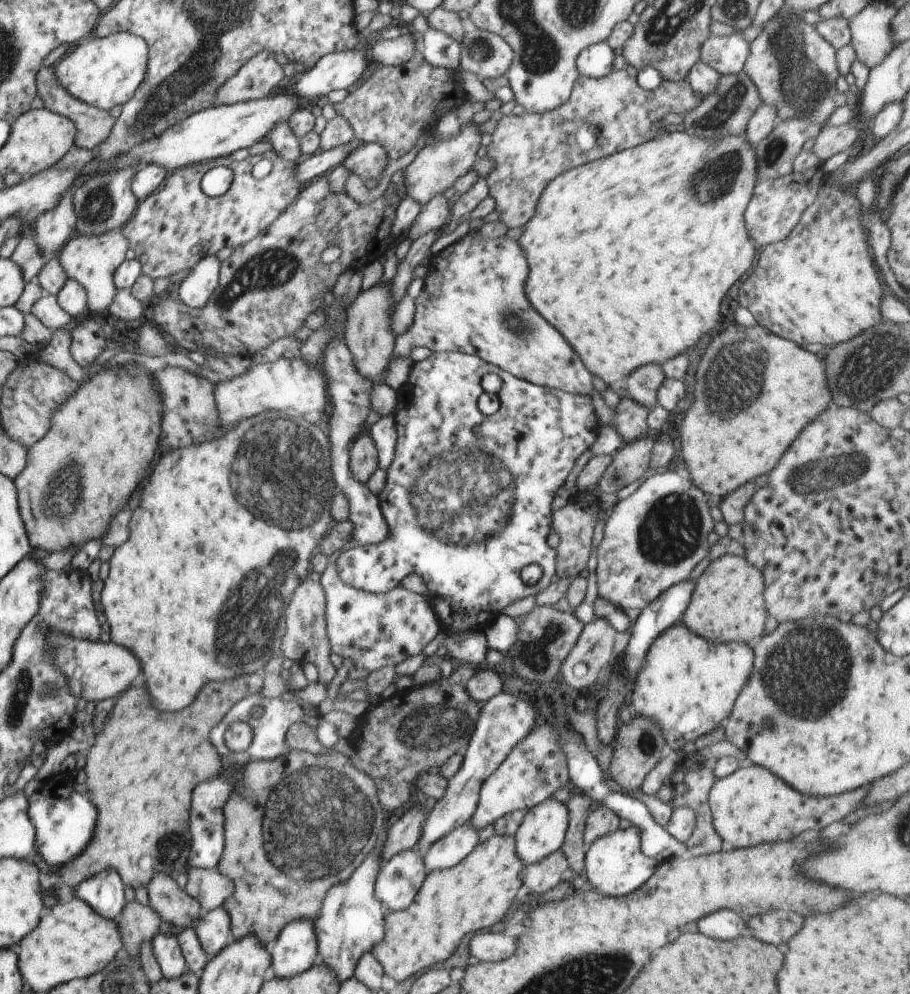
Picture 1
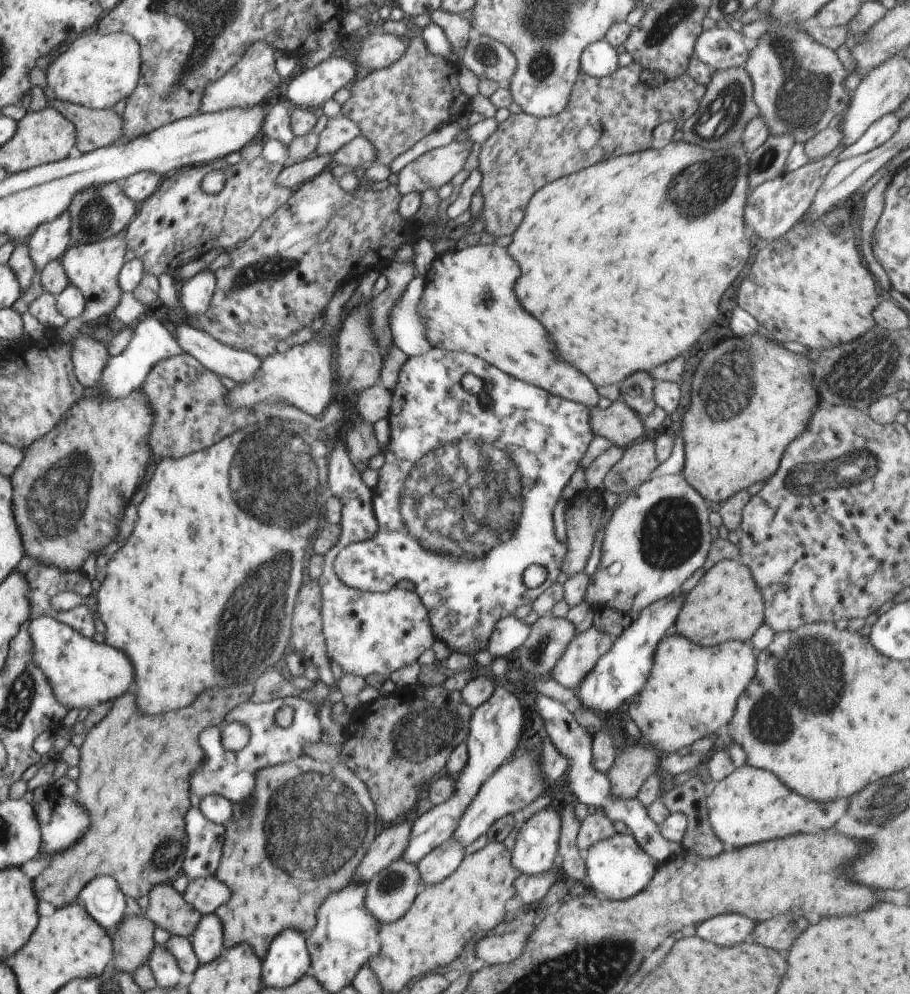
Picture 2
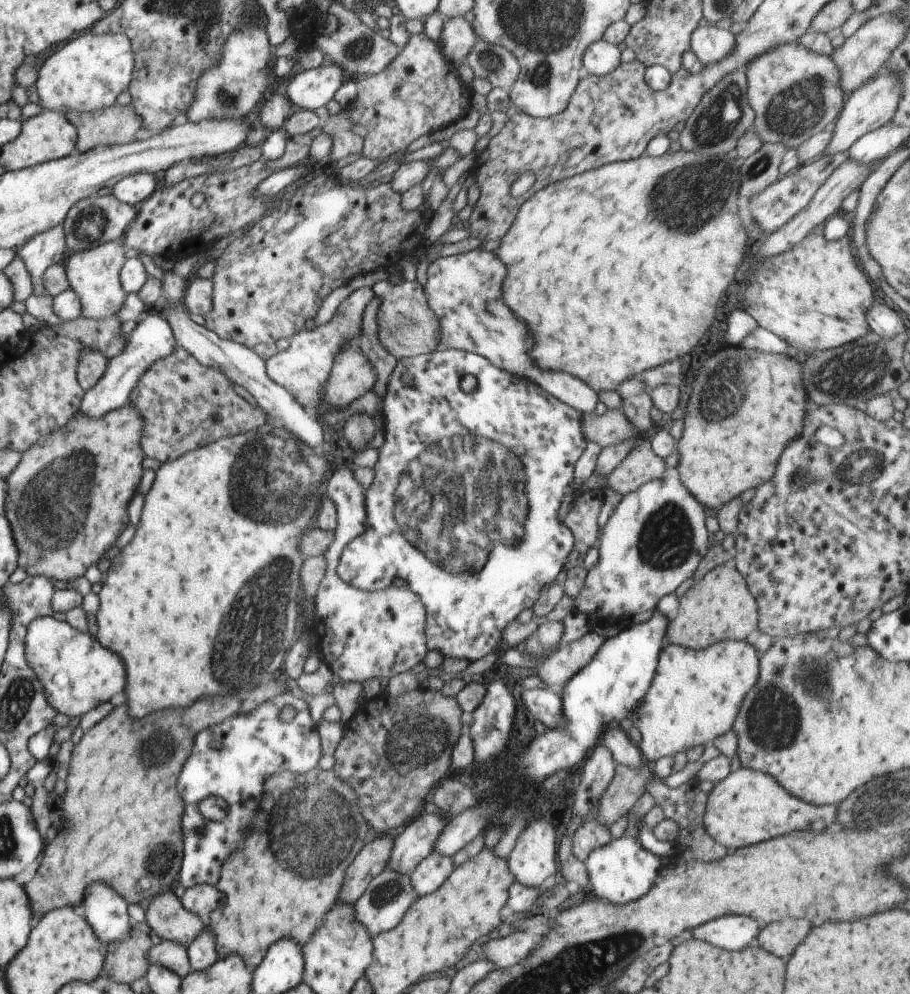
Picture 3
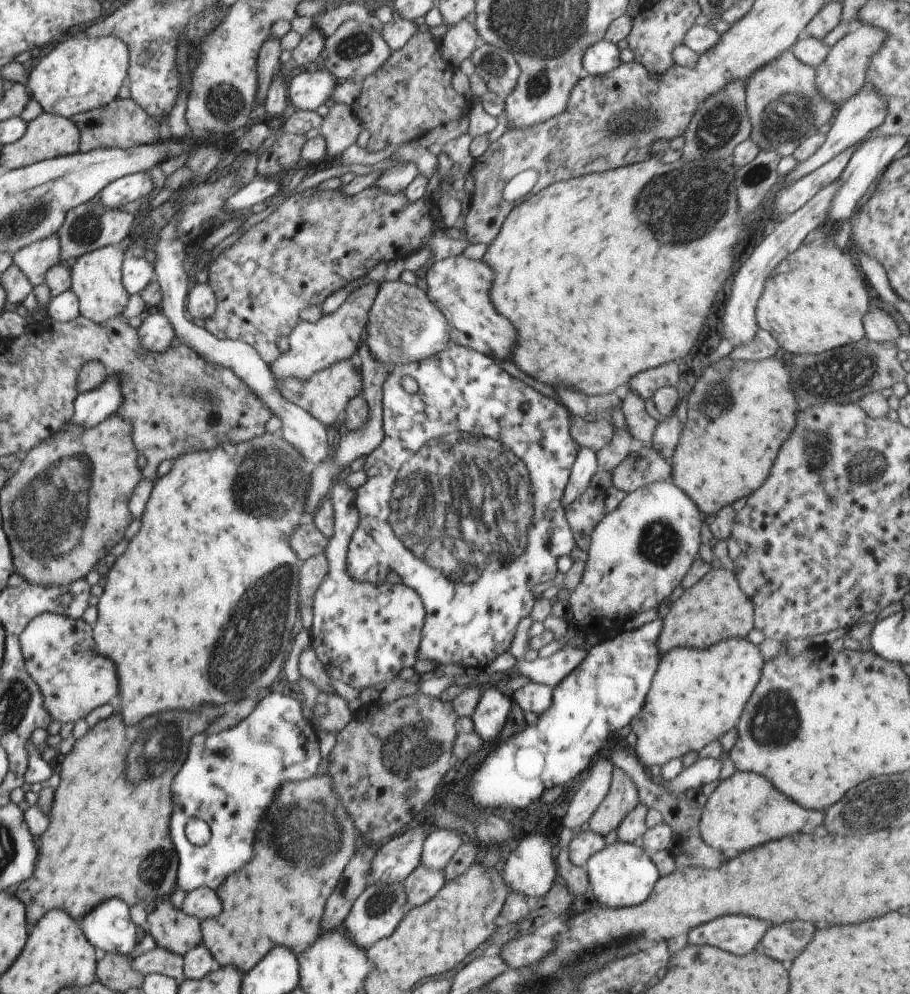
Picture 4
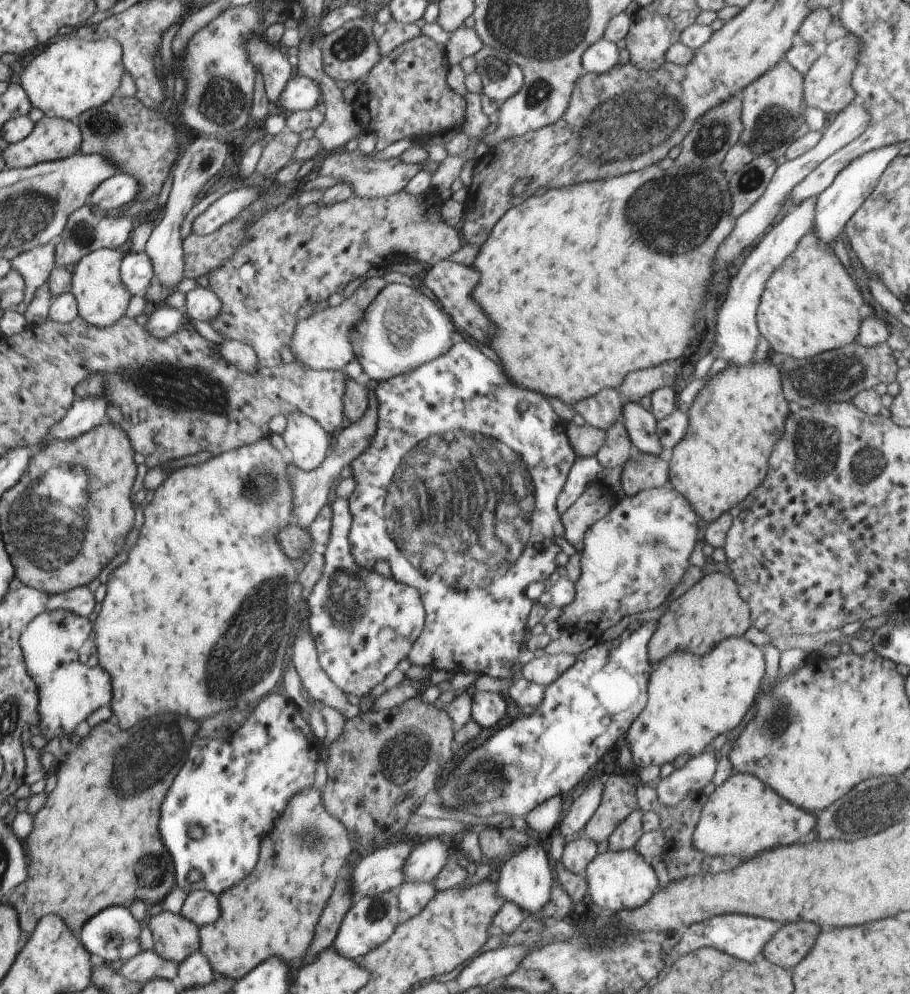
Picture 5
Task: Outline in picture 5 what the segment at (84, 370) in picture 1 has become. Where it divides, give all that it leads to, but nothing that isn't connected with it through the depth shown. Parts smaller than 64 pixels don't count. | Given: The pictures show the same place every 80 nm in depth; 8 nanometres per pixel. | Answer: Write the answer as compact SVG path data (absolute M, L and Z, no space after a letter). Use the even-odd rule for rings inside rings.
M100 248L85 255L71 268L71 294L76 298L77 311L84 322L98 328L106 328L114 326L116 322L120 321L120 318L125 316L133 295L128 292L121 280L122 256L117 248Z

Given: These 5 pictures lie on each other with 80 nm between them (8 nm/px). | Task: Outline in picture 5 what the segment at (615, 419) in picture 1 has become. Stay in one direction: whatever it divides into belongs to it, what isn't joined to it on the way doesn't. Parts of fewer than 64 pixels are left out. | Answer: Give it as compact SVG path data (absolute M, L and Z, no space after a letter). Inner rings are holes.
M573 421L568 423L567 438L576 454L576 458L596 457L604 446L607 432L590 425L578 426Z

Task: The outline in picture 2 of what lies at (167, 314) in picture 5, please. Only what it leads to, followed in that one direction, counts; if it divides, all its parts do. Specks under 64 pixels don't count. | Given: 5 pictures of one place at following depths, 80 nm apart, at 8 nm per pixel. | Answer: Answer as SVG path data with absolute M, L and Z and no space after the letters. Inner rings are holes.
M143 316L131 337L130 343L119 356L109 357L102 373L100 388L112 398L121 399L134 389L140 389L157 362L177 355L190 355L178 344L172 327L164 320Z

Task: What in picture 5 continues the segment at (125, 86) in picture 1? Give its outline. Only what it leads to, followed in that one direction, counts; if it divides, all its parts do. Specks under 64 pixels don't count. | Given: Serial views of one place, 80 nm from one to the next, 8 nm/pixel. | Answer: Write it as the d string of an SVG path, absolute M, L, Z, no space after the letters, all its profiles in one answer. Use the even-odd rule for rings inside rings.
M72 34L46 46L41 54L33 58L20 74L20 86L27 92L32 107L41 110L48 118L60 118L77 122L88 110L103 106L119 92L124 76L122 64L122 46L115 39L104 38L98 41L86 41Z

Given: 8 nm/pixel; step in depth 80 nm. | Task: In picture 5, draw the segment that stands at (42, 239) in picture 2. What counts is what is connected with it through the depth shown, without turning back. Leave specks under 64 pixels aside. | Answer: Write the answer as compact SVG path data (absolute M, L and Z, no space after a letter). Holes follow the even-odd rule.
M55 242L46 246L36 246L32 251L20 254L11 262L11 269L16 270L26 283L23 302L28 305L40 286L47 283L55 268Z

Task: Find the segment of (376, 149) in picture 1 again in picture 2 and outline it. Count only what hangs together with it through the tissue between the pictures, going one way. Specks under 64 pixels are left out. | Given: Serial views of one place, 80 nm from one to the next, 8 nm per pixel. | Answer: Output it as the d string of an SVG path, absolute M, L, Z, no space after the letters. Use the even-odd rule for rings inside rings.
M356 137L333 154L336 164L342 164L348 171L356 168L367 170L377 162L376 147L364 137Z

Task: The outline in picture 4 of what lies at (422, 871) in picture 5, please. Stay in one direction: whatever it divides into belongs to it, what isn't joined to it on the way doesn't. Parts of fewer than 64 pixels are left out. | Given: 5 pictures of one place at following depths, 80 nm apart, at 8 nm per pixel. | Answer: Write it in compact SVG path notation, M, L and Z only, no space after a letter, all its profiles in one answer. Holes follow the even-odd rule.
M454 827L450 829L435 829L423 844L421 864L433 869L443 869L454 853L464 842L464 830Z

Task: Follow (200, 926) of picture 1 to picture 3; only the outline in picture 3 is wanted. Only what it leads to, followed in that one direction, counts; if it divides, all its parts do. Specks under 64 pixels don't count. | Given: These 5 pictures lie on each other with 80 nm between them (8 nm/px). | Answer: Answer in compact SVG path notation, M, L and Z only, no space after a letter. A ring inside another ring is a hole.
M205 922L200 934L197 934L197 937L192 939L187 946L187 953L191 962L191 972L204 970L219 959L216 941L217 938L213 930Z

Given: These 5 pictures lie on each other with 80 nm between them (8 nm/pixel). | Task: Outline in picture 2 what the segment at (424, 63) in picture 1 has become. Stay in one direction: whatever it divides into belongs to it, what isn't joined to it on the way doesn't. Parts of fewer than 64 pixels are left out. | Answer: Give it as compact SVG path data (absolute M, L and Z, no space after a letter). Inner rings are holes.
M420 34L411 35L406 52L401 59L383 69L372 71L360 82L350 85L350 98L341 105L340 115L352 120L360 128L360 137L367 138L376 147L376 164L390 163L406 150L410 150L418 140L430 134L442 122L458 121L470 104L469 96L460 90L457 67L428 52Z

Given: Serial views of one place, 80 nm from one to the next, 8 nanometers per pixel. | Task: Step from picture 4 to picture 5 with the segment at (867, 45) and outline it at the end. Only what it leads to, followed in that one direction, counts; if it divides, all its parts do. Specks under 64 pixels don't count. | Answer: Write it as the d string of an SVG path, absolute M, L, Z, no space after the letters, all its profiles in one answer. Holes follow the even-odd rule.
M846 34L828 42L824 54L812 64L812 68L803 75L803 102L808 107L822 110L829 118L840 114L844 108L857 100L856 92L852 90L852 74L858 62L860 54L860 42L858 38L852 38L852 34Z

